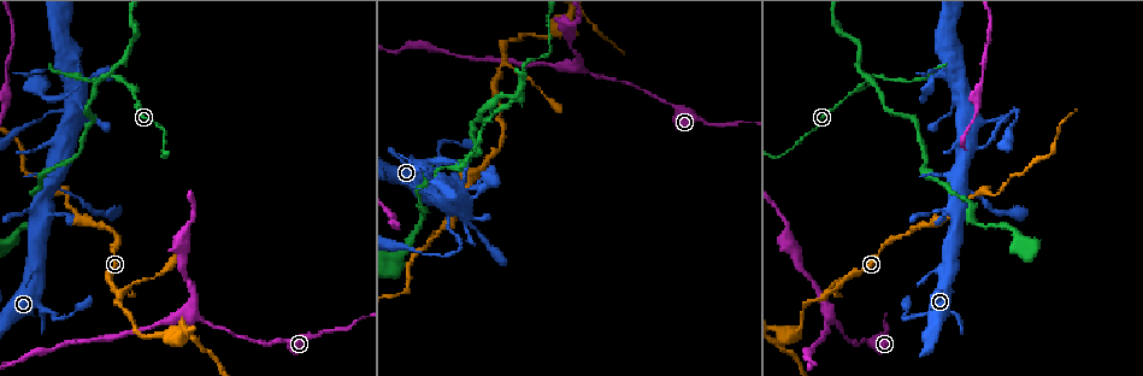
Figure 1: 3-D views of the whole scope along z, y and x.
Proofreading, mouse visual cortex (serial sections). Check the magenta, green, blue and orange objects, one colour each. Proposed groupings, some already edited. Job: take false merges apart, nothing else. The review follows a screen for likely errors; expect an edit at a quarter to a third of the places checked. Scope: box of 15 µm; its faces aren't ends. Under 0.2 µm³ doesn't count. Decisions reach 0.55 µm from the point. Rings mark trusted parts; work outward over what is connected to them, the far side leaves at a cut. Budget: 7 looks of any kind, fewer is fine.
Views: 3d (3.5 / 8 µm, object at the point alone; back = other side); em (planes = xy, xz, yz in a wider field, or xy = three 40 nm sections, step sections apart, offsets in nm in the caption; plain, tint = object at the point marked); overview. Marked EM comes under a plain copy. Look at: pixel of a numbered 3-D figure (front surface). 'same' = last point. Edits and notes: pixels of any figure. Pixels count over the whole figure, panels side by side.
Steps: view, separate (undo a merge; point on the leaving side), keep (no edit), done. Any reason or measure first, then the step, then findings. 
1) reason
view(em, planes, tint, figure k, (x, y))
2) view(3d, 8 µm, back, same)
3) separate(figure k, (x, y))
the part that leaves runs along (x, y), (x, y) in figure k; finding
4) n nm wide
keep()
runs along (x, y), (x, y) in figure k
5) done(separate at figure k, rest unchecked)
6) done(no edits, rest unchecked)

abrupt turn
view(3d, 3.5 µm, back, figure 1, (524, 35))

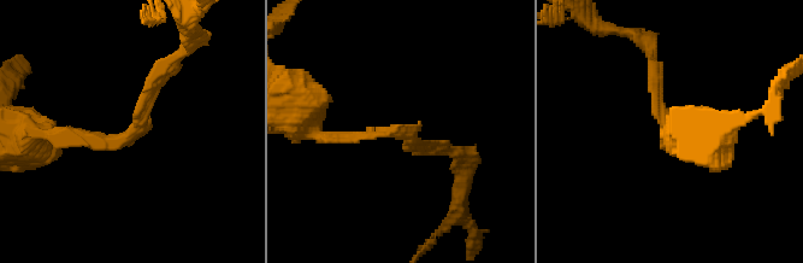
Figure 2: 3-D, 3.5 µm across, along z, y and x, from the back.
arms of 150, 200 nm; need the tissue
view(em, xy, step 2, tint, figure 2, (403, 130))

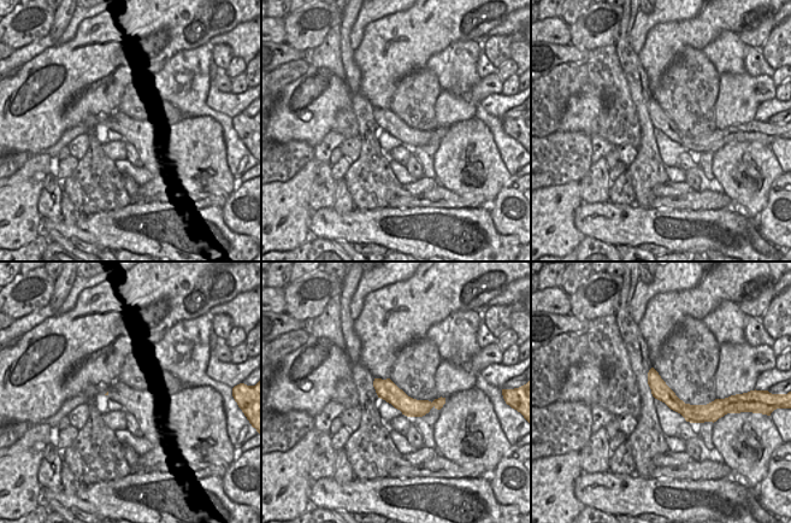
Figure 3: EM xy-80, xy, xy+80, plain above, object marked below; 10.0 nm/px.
keep()
runs along (650, 375), (688, 411), (716, 406) in figure 3; all the same cell

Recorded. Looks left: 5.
sharp bend
view(3d, 3.5 µm, figure 1, (780, 329))

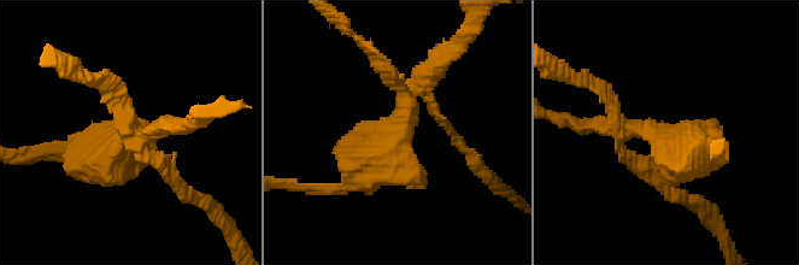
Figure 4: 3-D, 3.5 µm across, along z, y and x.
view(em, xy, step 5, tint, figure 4, (660, 133))

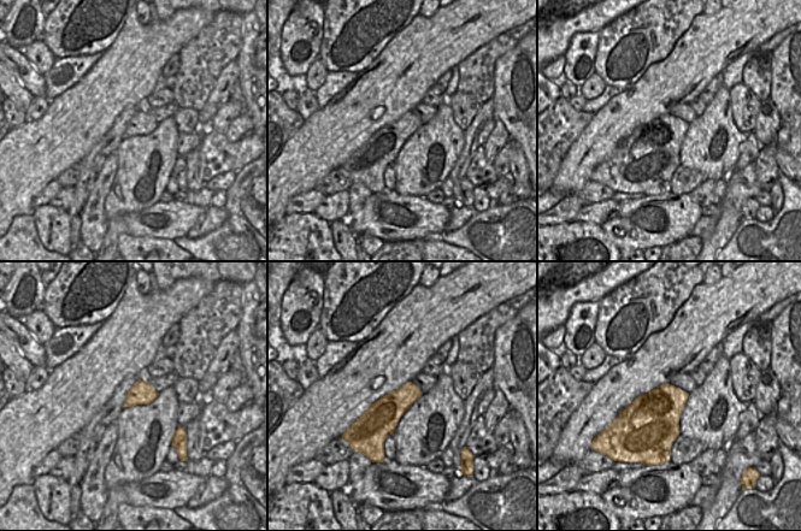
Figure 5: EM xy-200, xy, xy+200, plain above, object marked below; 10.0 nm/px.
separate(figure 4, (603, 94))
the part that leaves runs along (618, 142), (674, 194), (695, 201) in figure 4; a second cell is stuck on

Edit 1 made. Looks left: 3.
view(3d, 3.5 µm, figure 1, (448, 213))

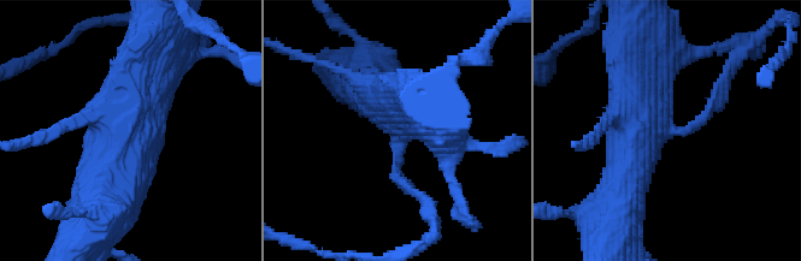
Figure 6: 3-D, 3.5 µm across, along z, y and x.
now the EM
view(em, xy, step 5, tint, figure 6, (669, 130))

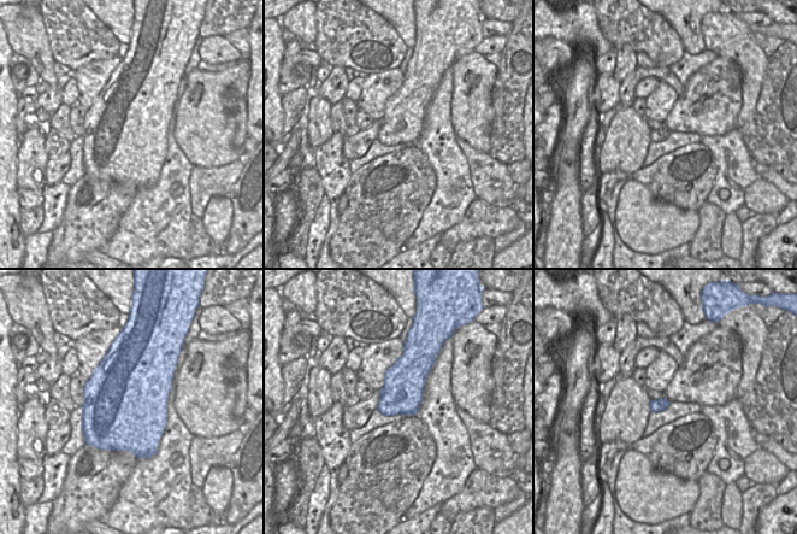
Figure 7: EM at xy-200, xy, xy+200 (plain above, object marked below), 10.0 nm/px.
keep()
continuous, no second cell

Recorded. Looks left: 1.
done(separate at figure 4, rest unchecked)

